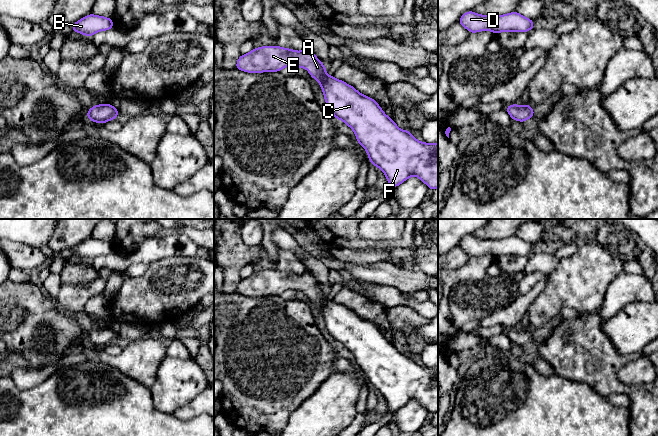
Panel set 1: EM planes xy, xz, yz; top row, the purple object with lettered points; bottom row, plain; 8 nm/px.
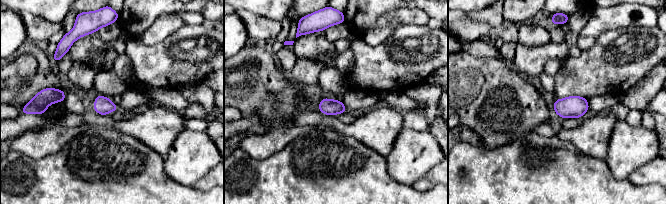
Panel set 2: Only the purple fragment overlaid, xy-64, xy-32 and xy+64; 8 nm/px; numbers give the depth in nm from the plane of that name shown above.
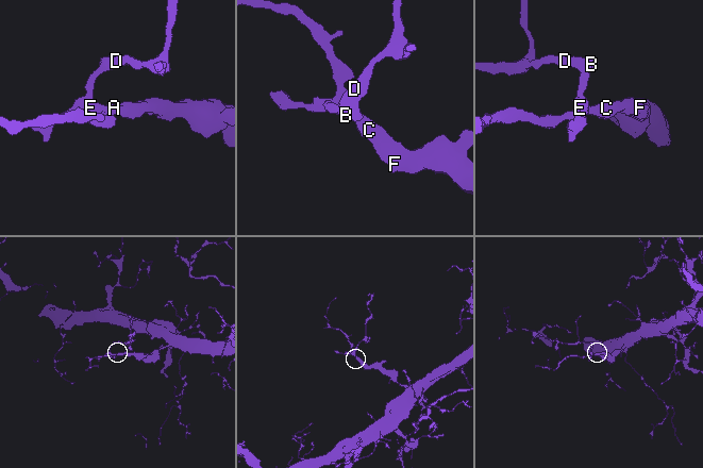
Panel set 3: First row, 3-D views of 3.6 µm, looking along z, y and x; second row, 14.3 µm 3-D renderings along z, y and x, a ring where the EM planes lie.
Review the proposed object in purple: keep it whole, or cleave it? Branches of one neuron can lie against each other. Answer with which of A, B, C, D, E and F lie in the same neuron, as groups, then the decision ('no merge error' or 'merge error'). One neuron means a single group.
A B C D E F; no merge error

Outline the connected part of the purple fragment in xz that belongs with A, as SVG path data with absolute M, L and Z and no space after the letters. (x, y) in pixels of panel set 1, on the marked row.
M277 45L254 48L238 58L235 69L262 73L281 71L286 66L307 69L310 76L319 82L326 105L333 116L344 121L355 132L357 142L366 149L370 163L384 172L390 187L395 188L409 177L417 176L430 191L438 188L438 143L420 142L408 130L399 129L374 99L361 94L344 81L328 75L326 66L310 48L306 47L303 51Z

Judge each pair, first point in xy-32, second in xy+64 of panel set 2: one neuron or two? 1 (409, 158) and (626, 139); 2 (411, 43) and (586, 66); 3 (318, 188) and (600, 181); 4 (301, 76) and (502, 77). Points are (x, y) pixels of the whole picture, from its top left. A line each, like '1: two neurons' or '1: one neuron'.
1: one neuron
2: one neuron
3: one neuron
4: two neurons

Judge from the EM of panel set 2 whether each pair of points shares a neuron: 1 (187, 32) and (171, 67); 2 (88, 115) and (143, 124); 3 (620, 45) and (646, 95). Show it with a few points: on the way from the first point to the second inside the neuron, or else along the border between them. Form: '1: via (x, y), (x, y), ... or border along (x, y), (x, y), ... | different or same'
1: via (184, 41), (183, 55), (180, 58) | same
2: via (102, 120), (118, 125), (129, 125) | same
3: border along (655, 65), (640, 80), (620, 95) | different

